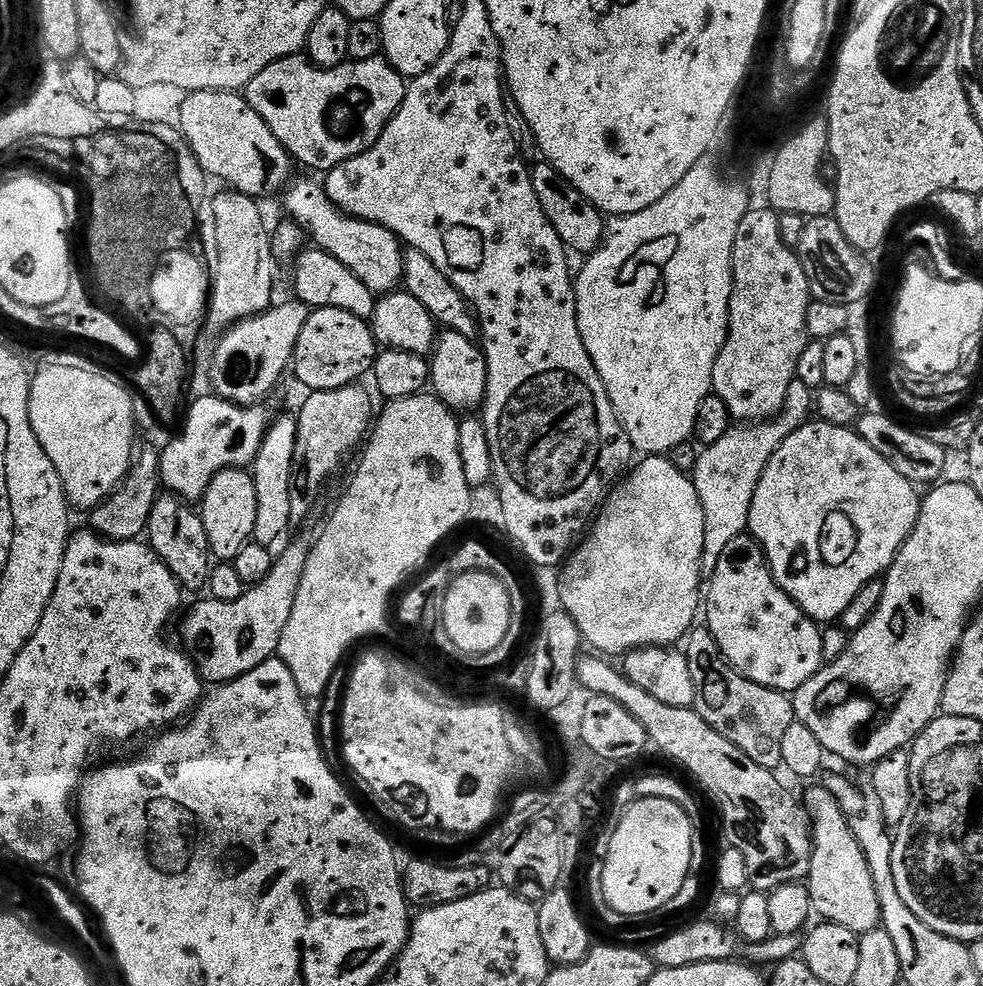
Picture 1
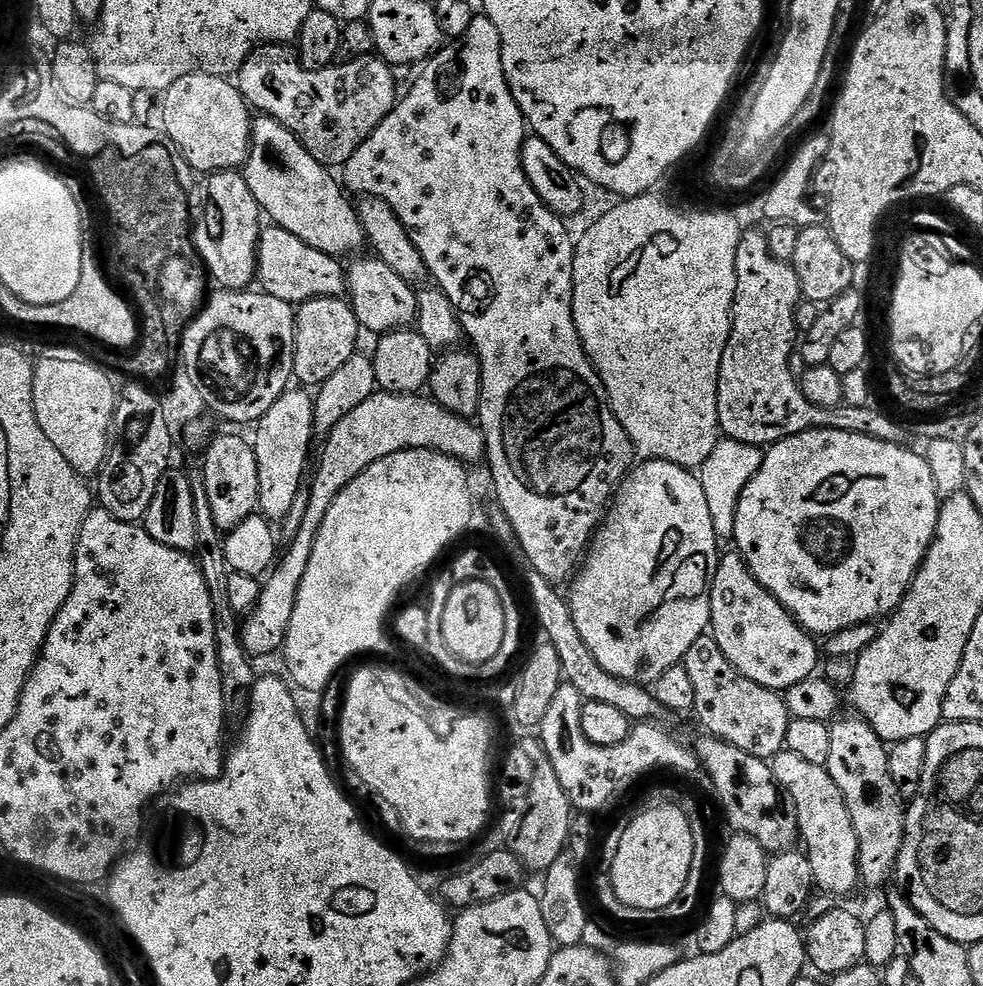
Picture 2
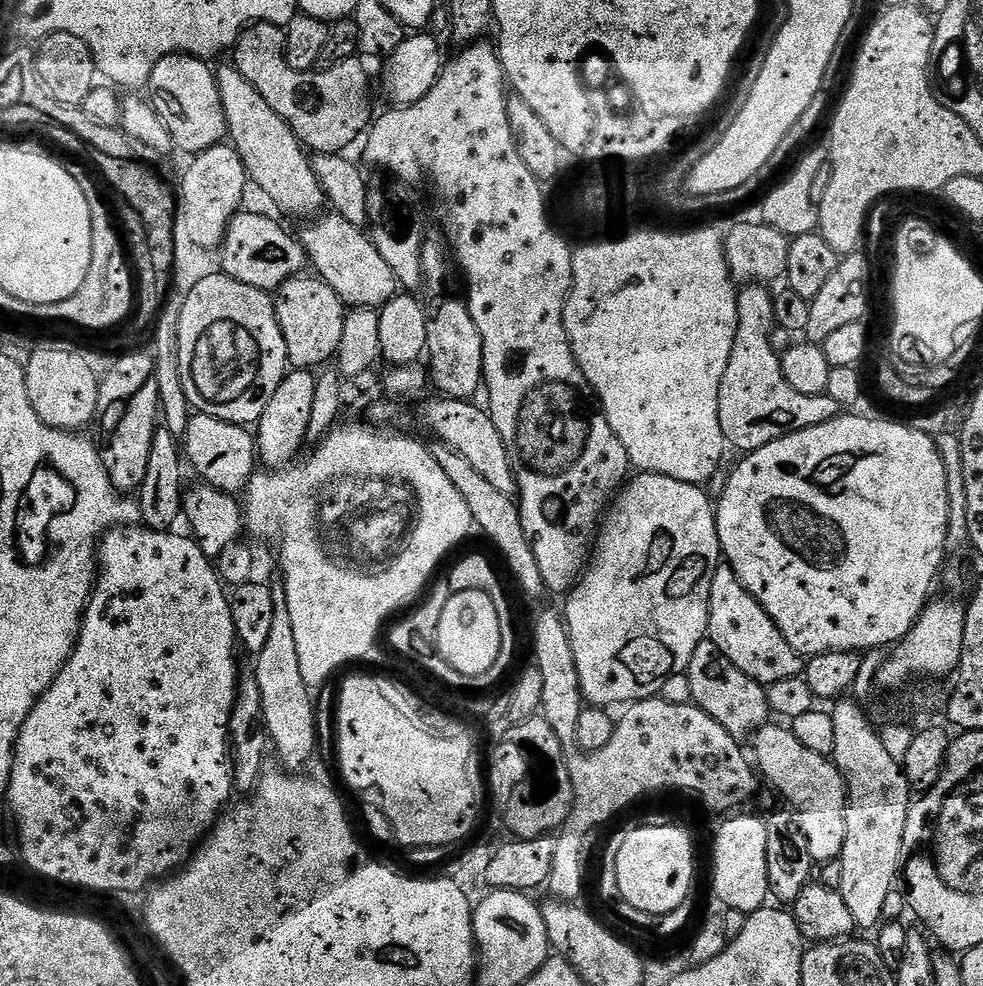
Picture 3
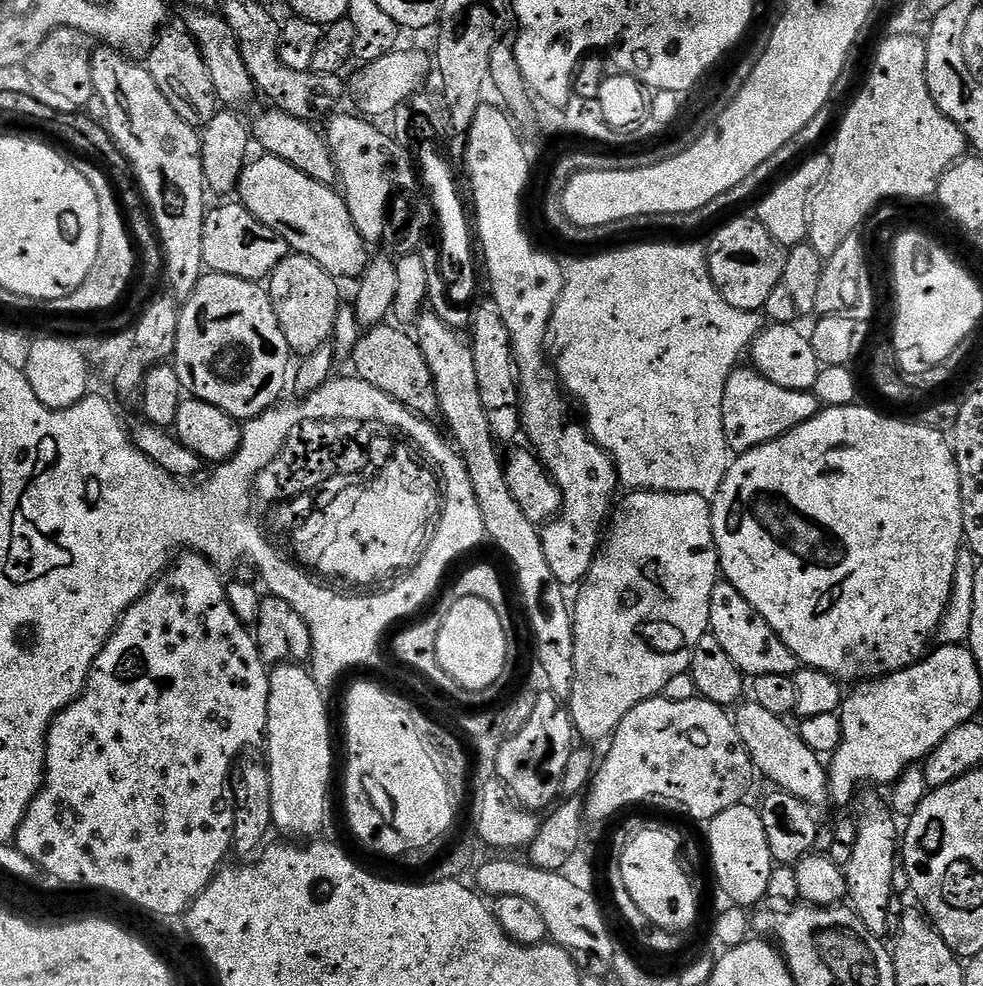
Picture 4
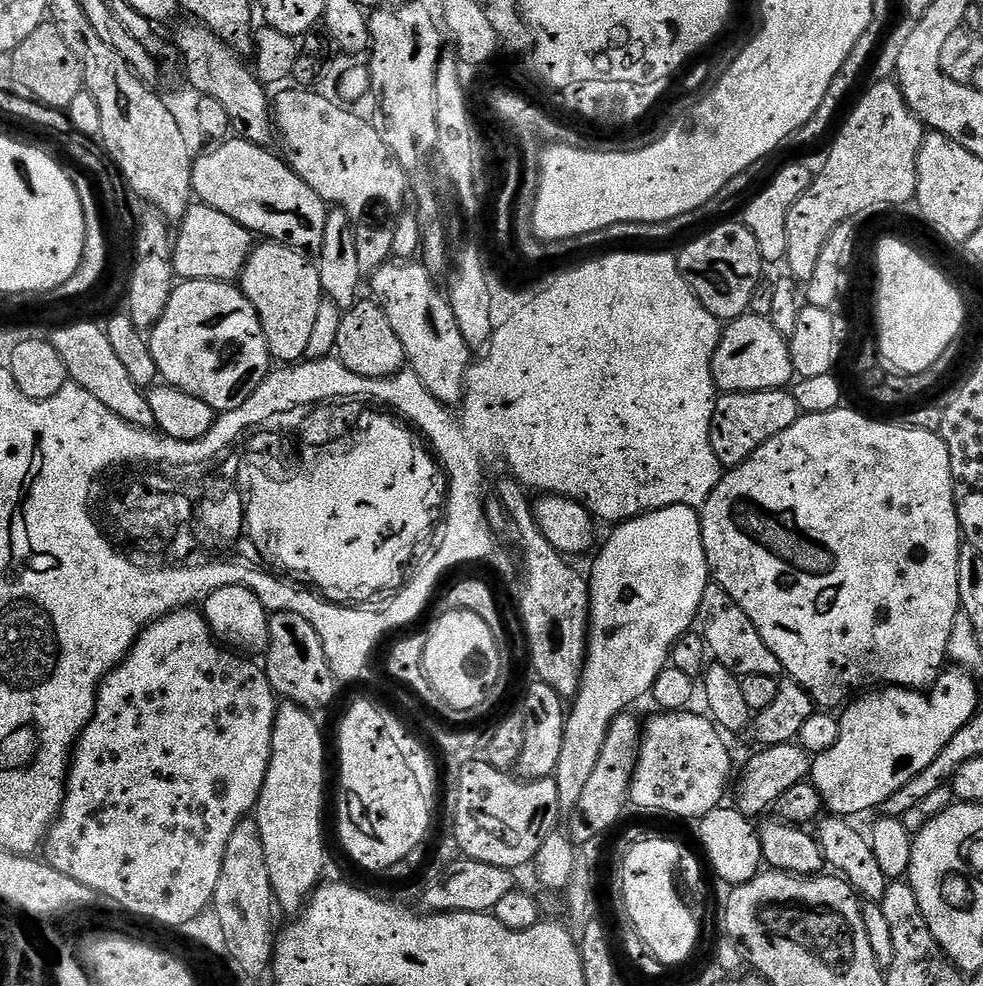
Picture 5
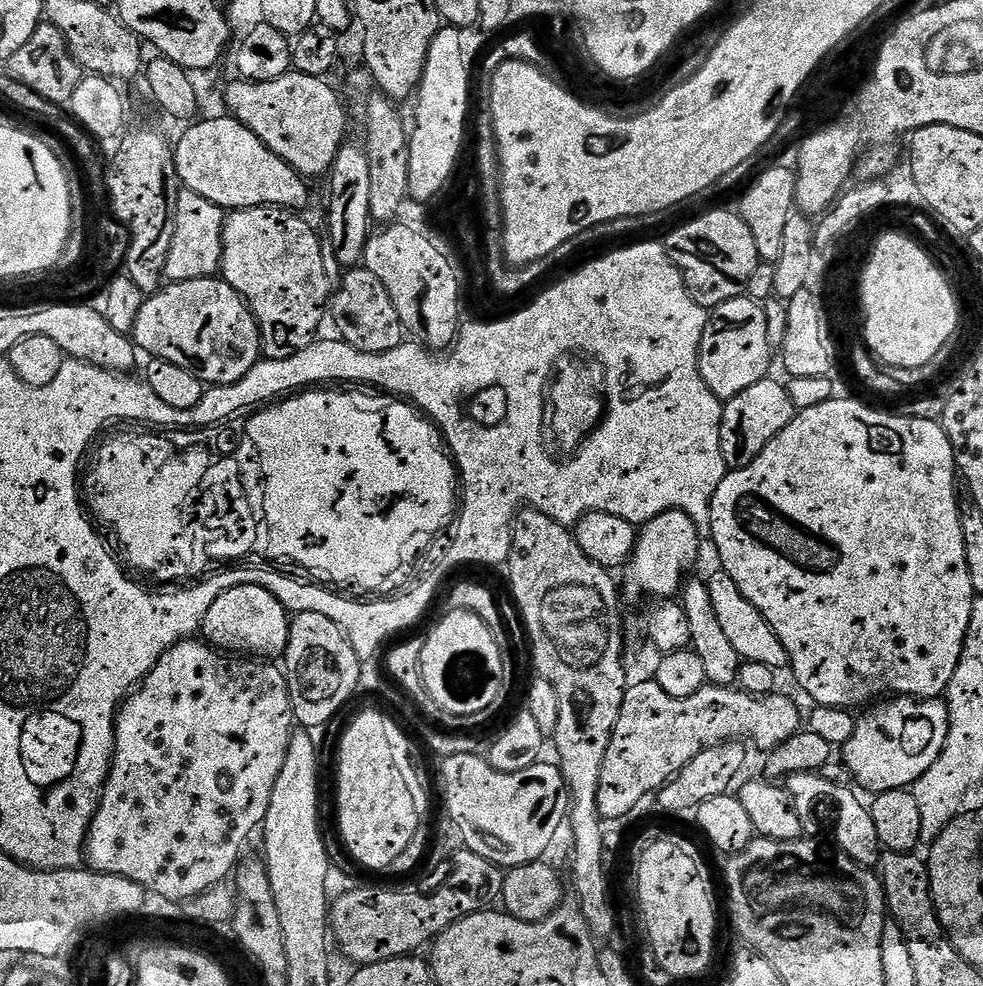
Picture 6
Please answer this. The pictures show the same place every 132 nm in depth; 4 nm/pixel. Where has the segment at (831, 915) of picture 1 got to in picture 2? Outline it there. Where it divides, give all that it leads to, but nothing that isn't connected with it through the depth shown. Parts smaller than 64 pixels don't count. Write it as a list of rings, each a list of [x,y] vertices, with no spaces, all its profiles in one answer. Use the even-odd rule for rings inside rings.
[[[790,751],[777,753],[771,765],[776,783],[786,793],[791,807],[796,809],[799,839],[802,844],[804,840],[803,847],[812,867],[815,887],[837,898],[850,895],[860,884],[858,838],[854,834],[854,822],[850,822],[850,810],[846,810],[842,790],[834,786],[834,778],[830,778],[827,767],[806,762]]]

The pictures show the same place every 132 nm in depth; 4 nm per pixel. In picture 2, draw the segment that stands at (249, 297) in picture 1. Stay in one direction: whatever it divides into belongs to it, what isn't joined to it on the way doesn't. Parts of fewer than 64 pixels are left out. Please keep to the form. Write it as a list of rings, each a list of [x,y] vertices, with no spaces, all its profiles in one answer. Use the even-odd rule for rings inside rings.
[[[239,171],[213,172],[205,175],[197,183],[195,191],[191,193],[190,203],[192,206],[192,238],[196,241],[196,249],[204,260],[205,269],[213,281],[216,280],[221,289],[244,290],[249,287],[248,283],[256,280],[256,251],[260,245],[262,231],[262,210],[250,194],[250,186],[245,182]]]

